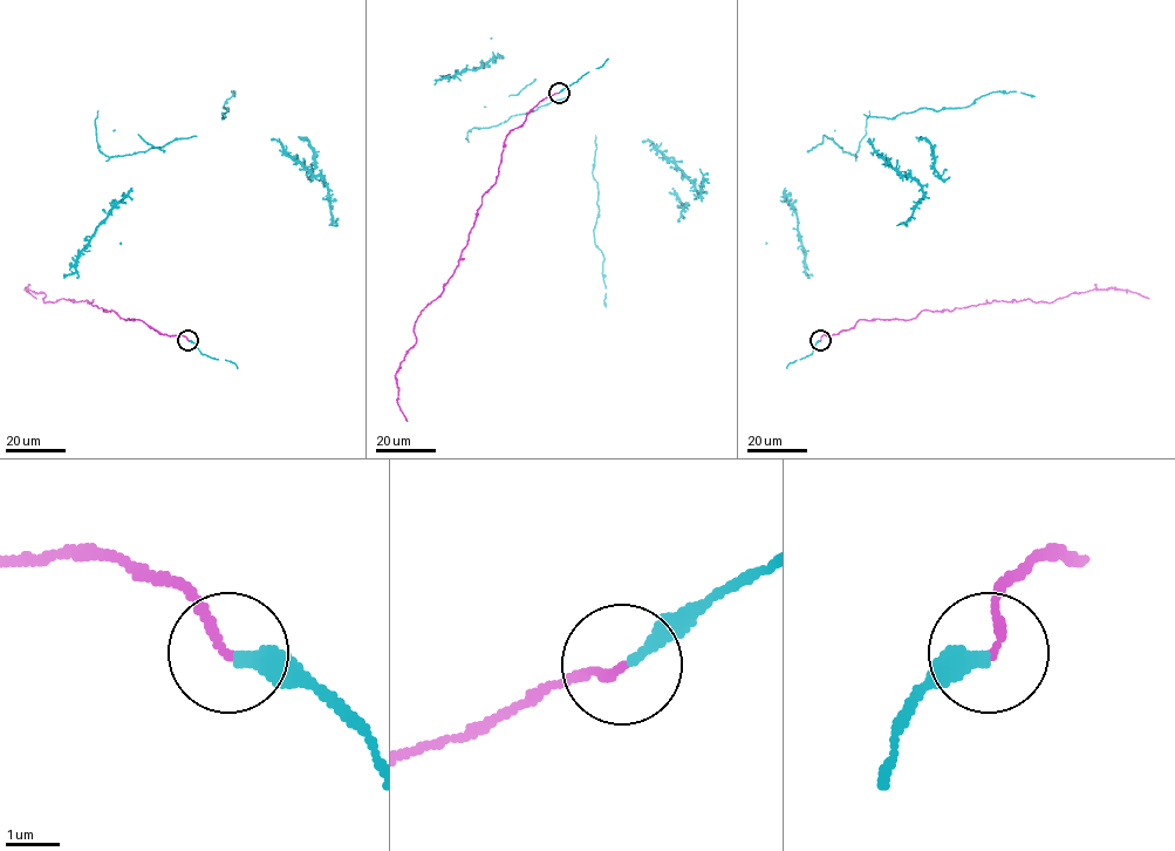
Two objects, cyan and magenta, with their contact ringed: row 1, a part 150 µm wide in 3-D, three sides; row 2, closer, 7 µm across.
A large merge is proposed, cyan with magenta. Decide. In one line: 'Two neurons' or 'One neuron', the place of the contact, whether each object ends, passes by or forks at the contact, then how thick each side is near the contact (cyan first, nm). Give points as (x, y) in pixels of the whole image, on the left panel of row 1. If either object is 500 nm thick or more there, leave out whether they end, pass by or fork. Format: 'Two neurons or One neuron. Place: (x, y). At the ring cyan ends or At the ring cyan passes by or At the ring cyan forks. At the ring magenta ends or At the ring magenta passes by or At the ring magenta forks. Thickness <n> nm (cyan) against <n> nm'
One neuron. Place: (188, 340). At the ring cyan ends. At the ring magenta ends. Thickness 280 nm (cyan) against 160 nm

